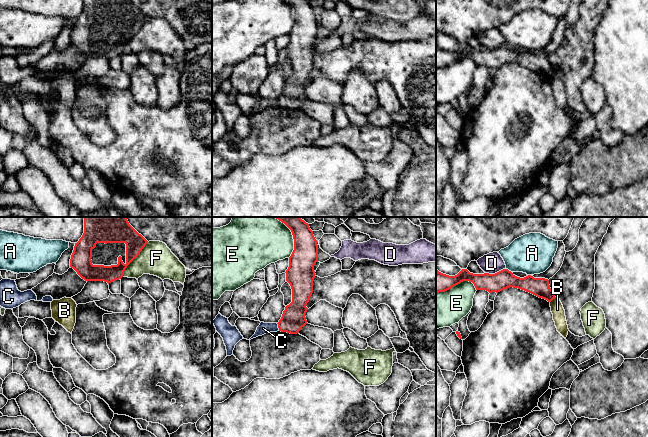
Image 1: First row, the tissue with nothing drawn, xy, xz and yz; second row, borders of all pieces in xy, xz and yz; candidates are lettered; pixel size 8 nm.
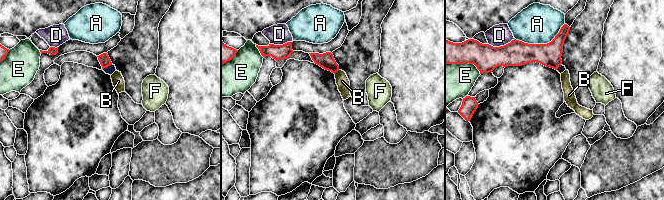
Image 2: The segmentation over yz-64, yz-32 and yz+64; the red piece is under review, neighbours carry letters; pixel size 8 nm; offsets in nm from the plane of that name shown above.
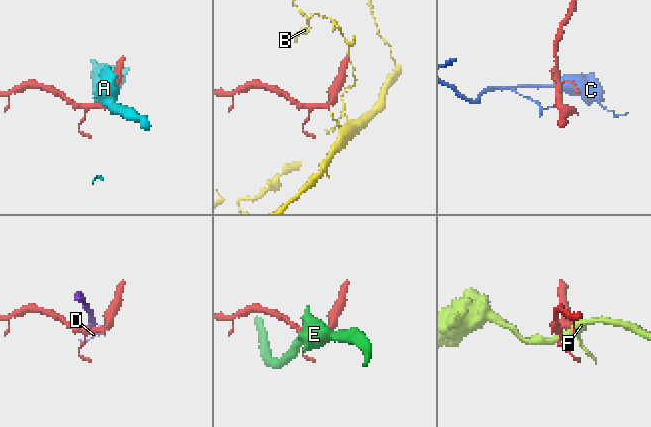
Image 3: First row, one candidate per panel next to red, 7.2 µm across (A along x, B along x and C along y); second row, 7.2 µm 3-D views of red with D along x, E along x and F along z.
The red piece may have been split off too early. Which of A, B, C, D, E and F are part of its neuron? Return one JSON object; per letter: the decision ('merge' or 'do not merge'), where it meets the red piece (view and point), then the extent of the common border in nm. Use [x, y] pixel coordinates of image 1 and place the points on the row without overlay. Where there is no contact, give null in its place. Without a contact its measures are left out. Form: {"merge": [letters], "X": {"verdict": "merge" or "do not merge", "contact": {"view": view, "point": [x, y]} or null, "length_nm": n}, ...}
{"merge": [], "A": {"verdict": "do not merge", "contact": {"view": "yz", "point": [508, 46]}, "length_nm": 60}, "B": {"verdict": "do not merge", "contact": {"view": "yz", "point": [553, 74]}, "length_nm": 70}, "C": {"verdict": "do not merge", "contact": {"view": "xz", "point": [278, 103]}, "length_nm": 70}, "D": {"verdict": "do not merge", "contact": {"view": "yz", "point": [495, 49]}, "length_nm": 170}, "E": {"verdict": "do not merge", "contact": {"view": "yz", "point": [456, 60]}, "length_nm": 340}, "F": {"verdict": "do not merge", "contact": {"view": "xy", "point": [134, 34]}, "length_nm": 360}}

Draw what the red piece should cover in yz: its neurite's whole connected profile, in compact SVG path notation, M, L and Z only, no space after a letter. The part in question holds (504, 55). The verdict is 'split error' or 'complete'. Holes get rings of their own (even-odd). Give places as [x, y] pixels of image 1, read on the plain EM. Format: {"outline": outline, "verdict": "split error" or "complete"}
{"outline": "M436 44L436 69L445 68L463 57L472 58L476 66L486 66L489 69L498 69L513 63L529 68L548 78L556 74L550 64L549 56L545 54L534 54L531 51L520 54L508 45L503 45L495 50L473 50L467 45L462 45L457 51L449 52L439 48Z", "verdict": "complete"}

